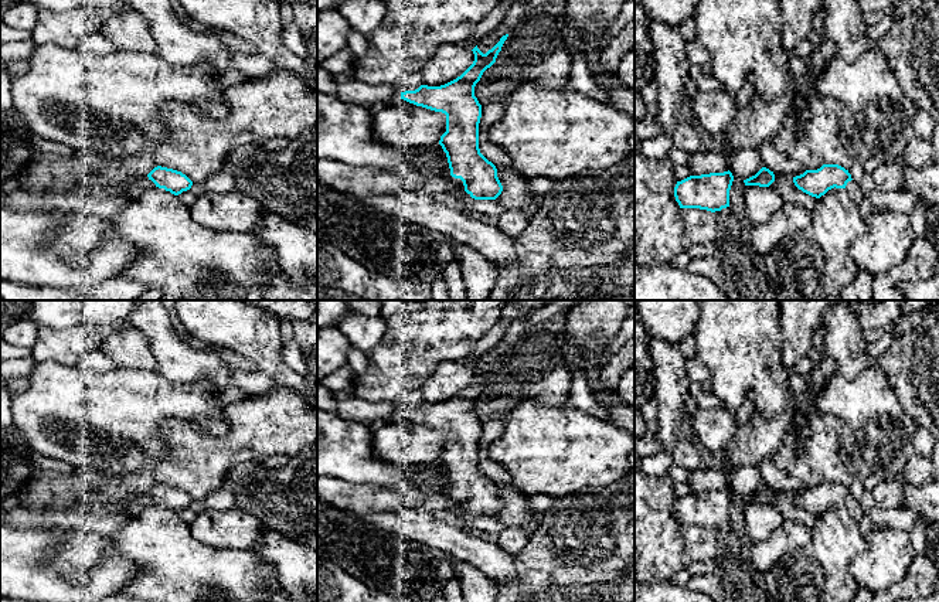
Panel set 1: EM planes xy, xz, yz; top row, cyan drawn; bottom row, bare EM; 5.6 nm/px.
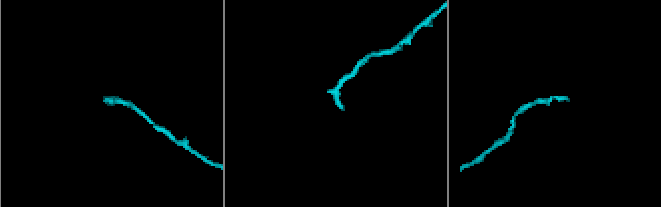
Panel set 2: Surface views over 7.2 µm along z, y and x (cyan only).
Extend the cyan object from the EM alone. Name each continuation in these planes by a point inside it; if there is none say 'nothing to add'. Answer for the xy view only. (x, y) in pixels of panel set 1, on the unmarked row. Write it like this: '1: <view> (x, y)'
1: xy (136, 506)

